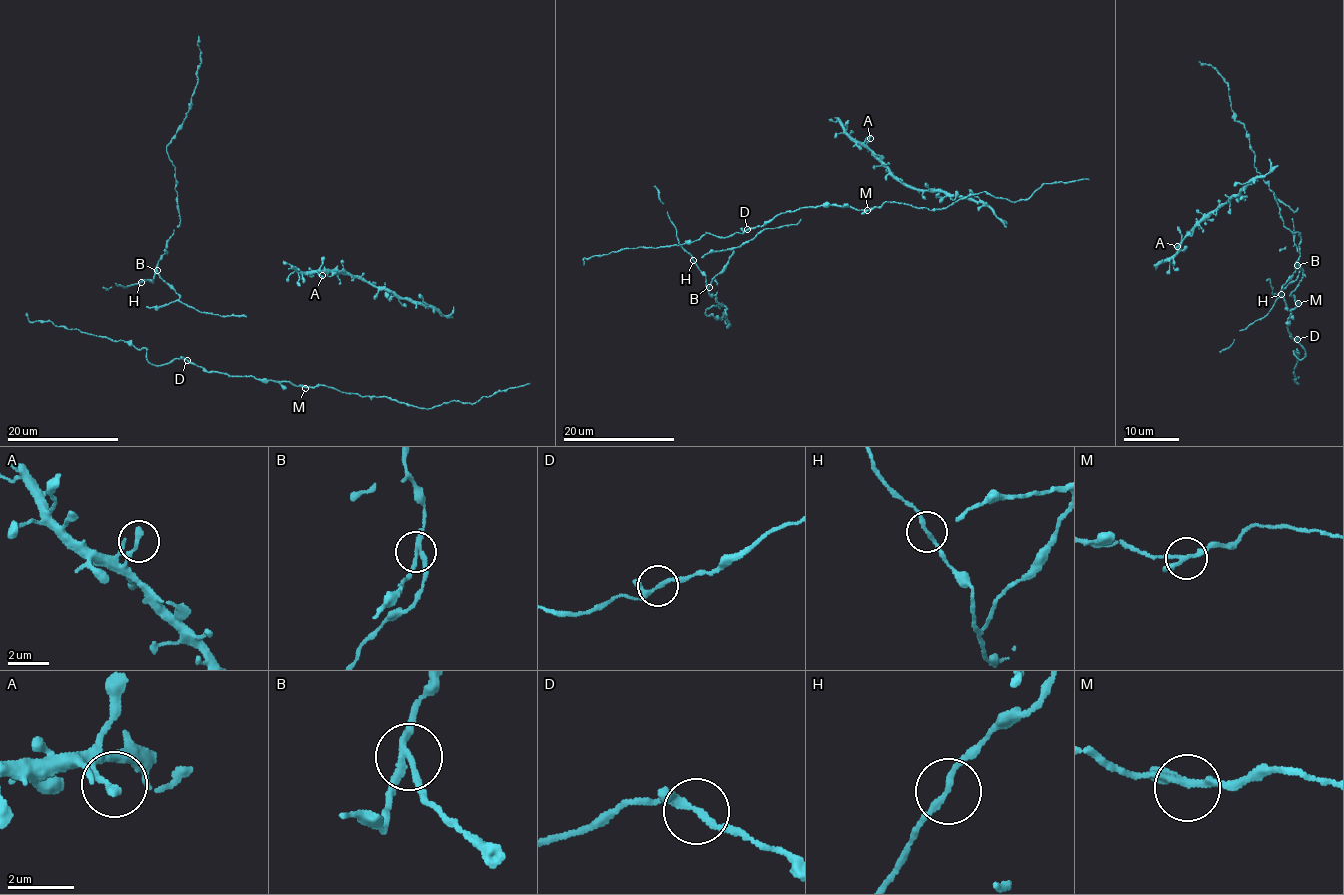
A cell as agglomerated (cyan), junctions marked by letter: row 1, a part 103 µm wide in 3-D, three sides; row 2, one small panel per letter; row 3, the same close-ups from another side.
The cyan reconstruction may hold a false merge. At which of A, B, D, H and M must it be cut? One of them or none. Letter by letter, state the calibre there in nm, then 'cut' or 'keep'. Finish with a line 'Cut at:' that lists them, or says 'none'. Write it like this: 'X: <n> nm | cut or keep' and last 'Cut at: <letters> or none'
A: 160 nm | keep
B: 180 nm | cut
D: 180 nm | keep
H: 180 nm | keep
M: 190 nm | keep
Cut at: B

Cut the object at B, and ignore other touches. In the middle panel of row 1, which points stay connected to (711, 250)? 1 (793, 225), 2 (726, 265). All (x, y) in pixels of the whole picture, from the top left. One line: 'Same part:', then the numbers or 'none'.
Same part: 1, 2

